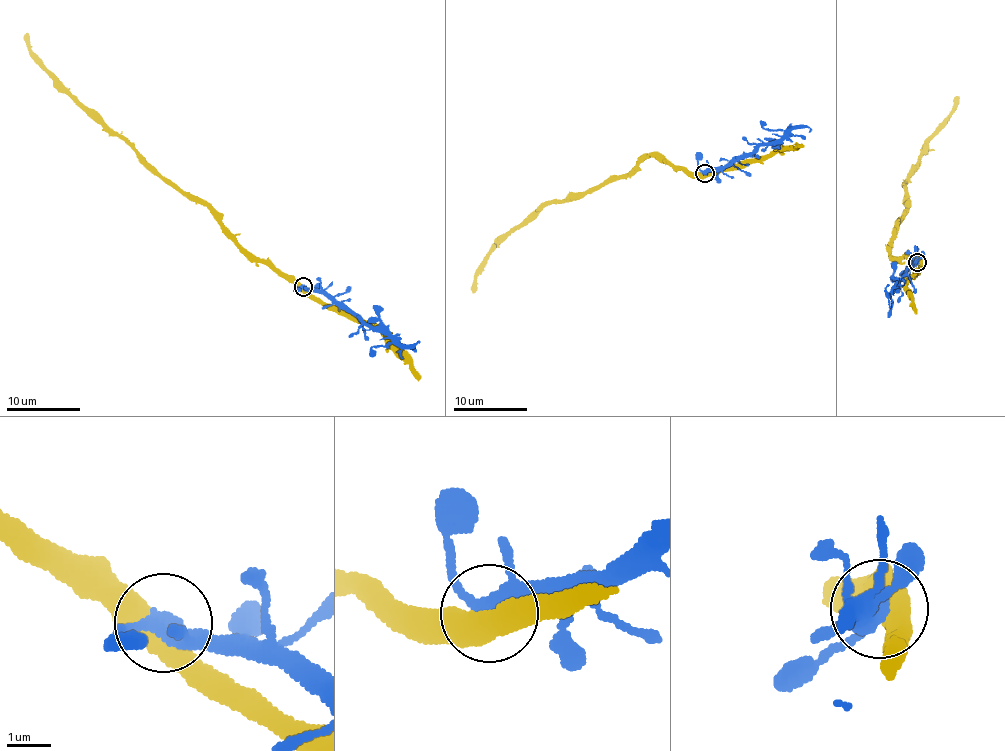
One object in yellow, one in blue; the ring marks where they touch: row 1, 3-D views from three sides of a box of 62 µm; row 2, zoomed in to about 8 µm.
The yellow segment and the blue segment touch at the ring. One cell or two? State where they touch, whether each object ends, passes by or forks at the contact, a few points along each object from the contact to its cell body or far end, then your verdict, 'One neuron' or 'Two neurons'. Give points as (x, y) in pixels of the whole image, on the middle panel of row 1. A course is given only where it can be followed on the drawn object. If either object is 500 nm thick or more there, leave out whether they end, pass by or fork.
Place: (704, 173). Course of yellow: (703, 174), (652, 155), (638, 167), (567, 201), (553, 201), (499, 240), (472, 292). Course of blue: (705, 174), (724, 170), (761, 145), (779, 139), (783, 132), (766, 130), (762, 127), (764, 122). Two neurons

